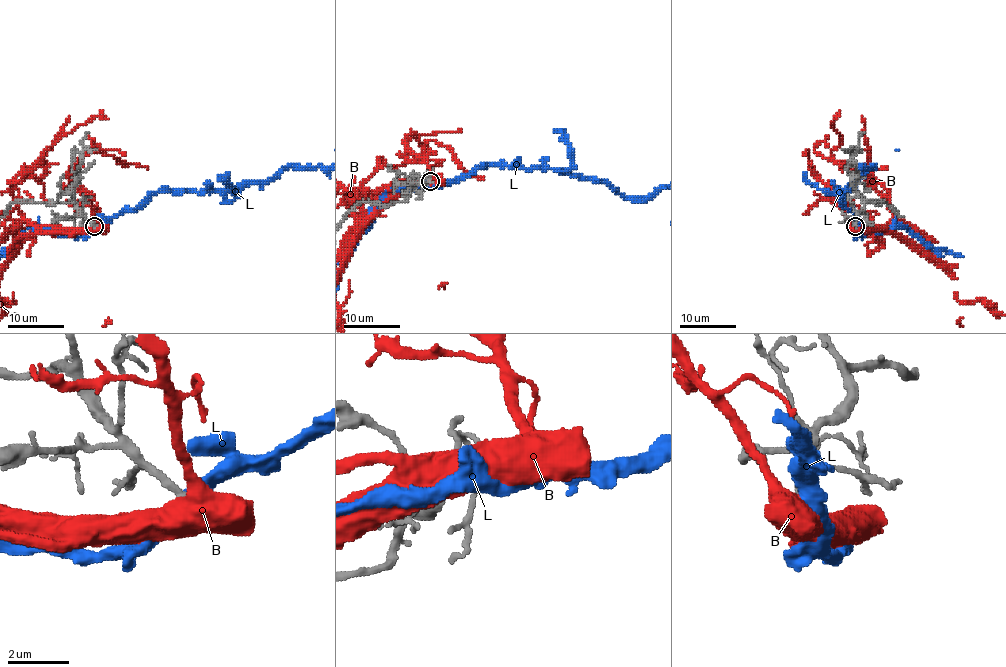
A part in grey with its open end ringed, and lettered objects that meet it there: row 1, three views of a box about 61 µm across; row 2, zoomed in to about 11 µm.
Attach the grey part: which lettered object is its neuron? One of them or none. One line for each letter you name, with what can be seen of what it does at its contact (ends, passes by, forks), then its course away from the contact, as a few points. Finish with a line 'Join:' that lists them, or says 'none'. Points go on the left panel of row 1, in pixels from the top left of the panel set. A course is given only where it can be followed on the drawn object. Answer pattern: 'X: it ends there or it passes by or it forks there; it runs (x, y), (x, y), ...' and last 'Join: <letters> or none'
B: it passes by
Join: B

